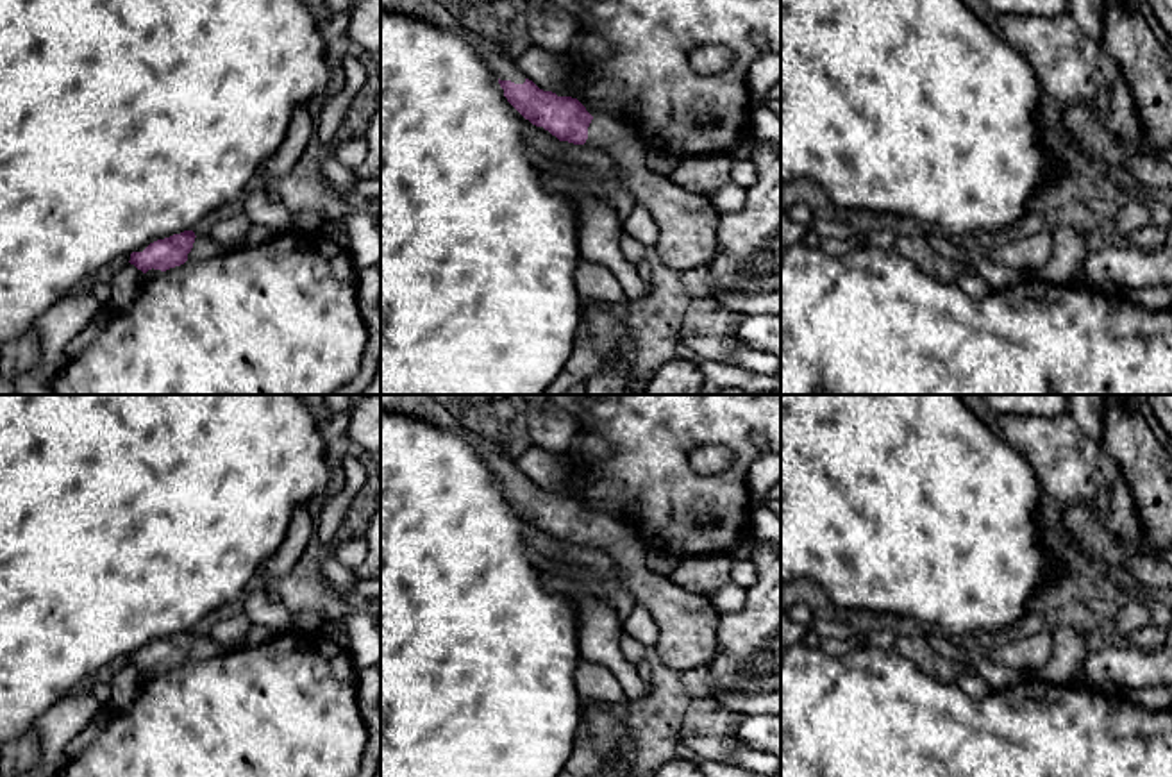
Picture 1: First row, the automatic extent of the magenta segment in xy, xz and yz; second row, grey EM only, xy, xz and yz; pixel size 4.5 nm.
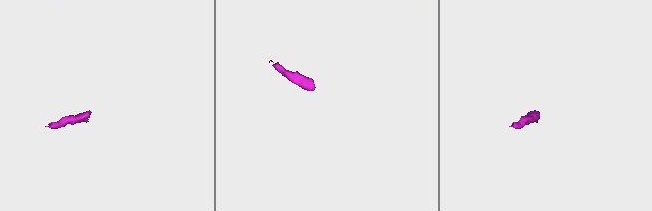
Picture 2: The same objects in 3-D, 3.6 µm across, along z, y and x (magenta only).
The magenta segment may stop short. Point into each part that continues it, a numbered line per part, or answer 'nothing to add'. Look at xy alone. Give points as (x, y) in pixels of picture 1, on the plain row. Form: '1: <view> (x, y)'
1: xy (204, 647)

